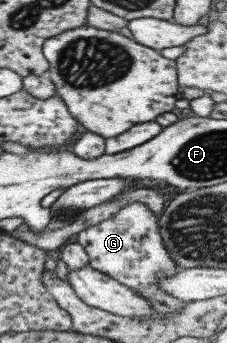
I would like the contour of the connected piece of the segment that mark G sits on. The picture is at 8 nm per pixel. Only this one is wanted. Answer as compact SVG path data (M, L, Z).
M130 202L112 218L78 232L74 240L80 243L89 256L89 265L108 277L136 290L153 305L155 314L174 314L185 308L184 302L160 291L159 281L178 273L180 267L170 258L164 246L158 224L159 214L152 214L142 202Z

